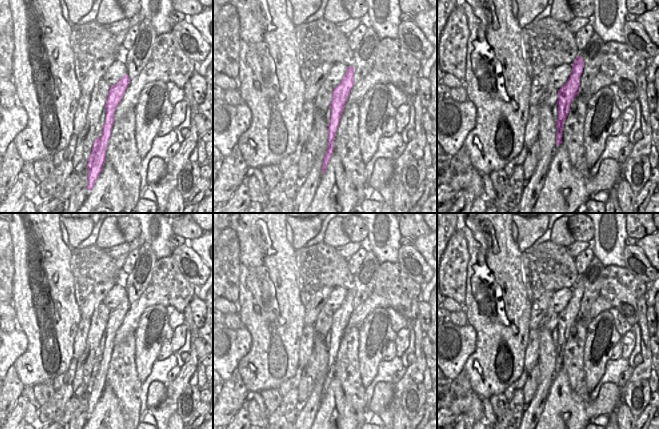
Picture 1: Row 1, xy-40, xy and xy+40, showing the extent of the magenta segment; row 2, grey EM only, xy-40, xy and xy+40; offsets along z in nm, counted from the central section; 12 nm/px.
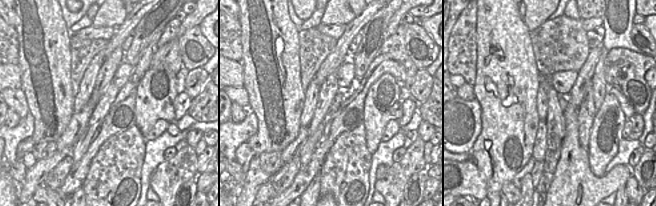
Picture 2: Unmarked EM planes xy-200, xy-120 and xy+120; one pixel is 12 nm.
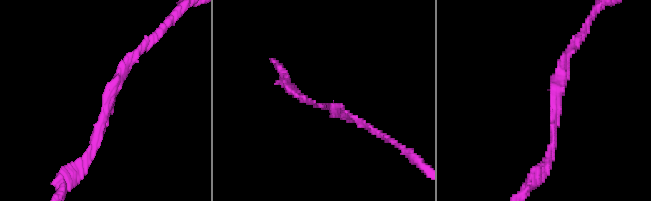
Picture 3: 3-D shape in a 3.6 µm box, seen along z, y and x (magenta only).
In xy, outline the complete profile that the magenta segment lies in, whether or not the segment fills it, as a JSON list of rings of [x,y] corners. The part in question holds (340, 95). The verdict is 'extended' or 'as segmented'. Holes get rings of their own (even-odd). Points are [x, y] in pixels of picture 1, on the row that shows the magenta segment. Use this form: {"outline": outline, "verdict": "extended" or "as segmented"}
{"outline": [[[349,66],[347,73],[344,75],[342,81],[337,87],[334,88],[334,91],[332,93],[332,100],[329,106],[331,108],[331,115],[330,123],[328,124],[328,148],[323,159],[322,175],[326,171],[327,165],[334,151],[334,139],[336,136],[336,131],[338,129],[340,118],[353,86],[354,67]]], "verdict": "as segmented"}

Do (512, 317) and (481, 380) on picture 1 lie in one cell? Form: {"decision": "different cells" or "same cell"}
{"decision": "same cell"}

